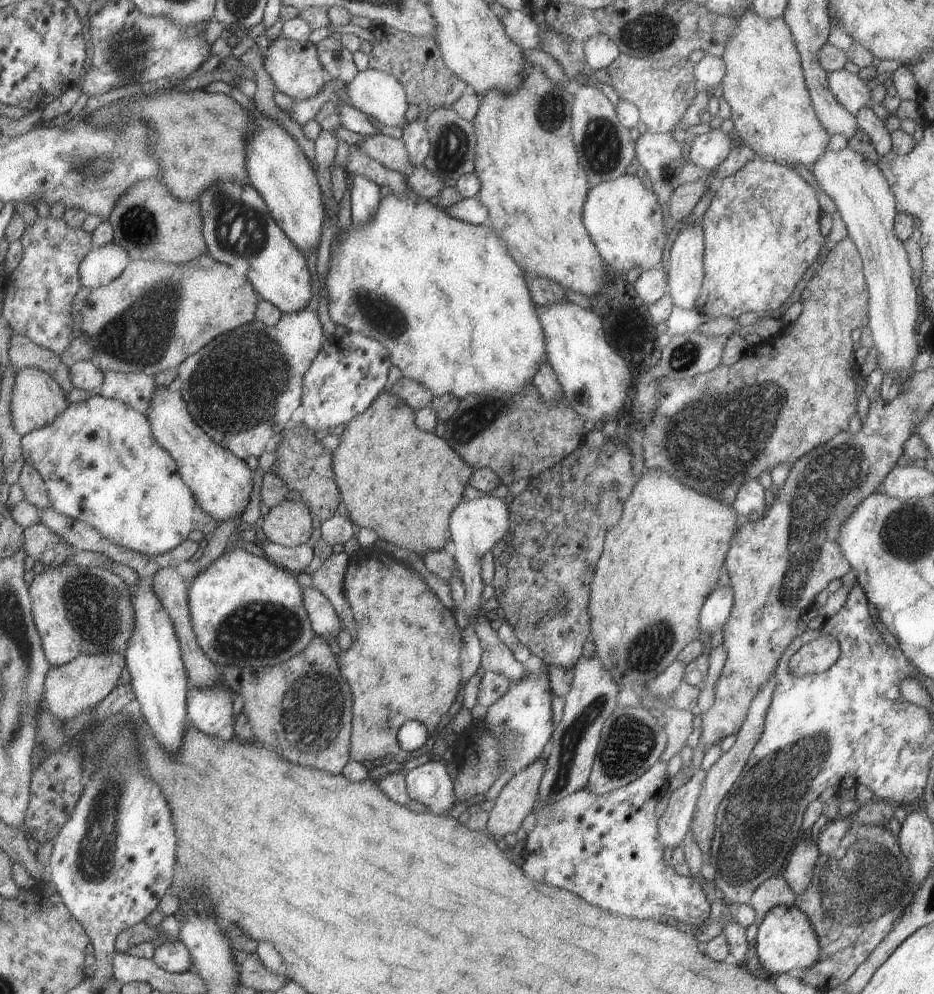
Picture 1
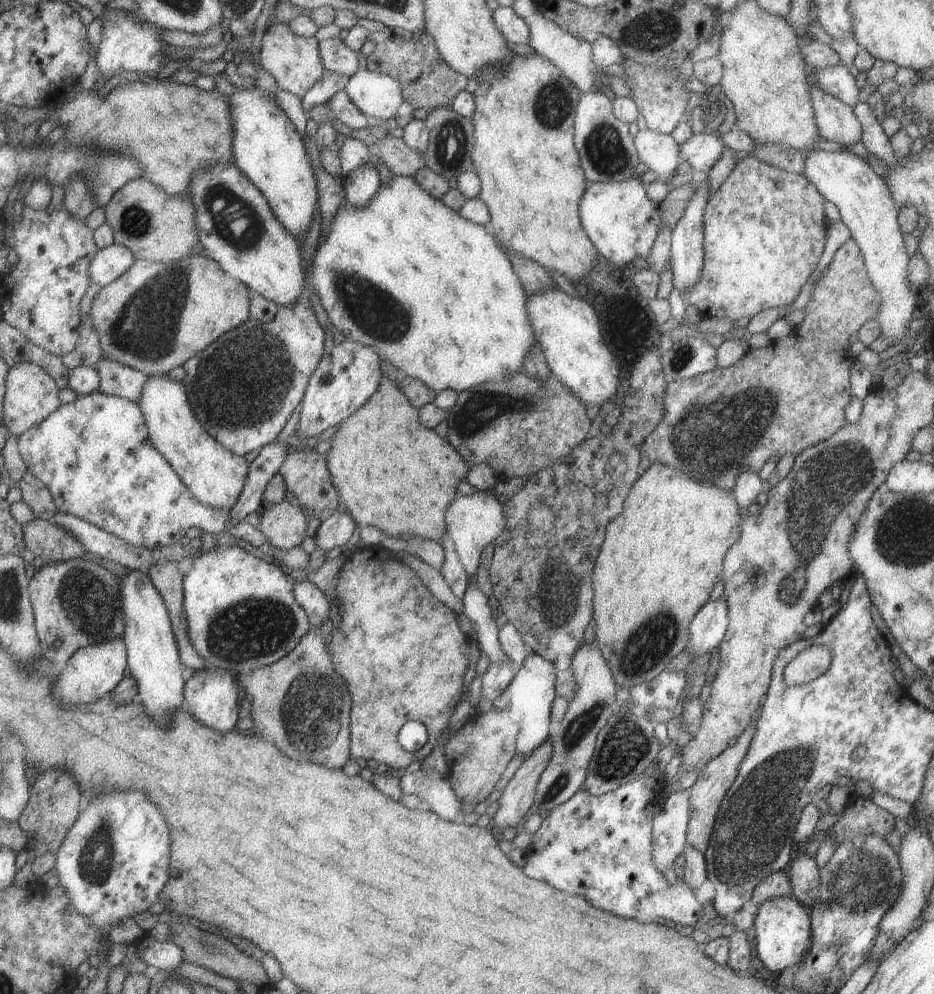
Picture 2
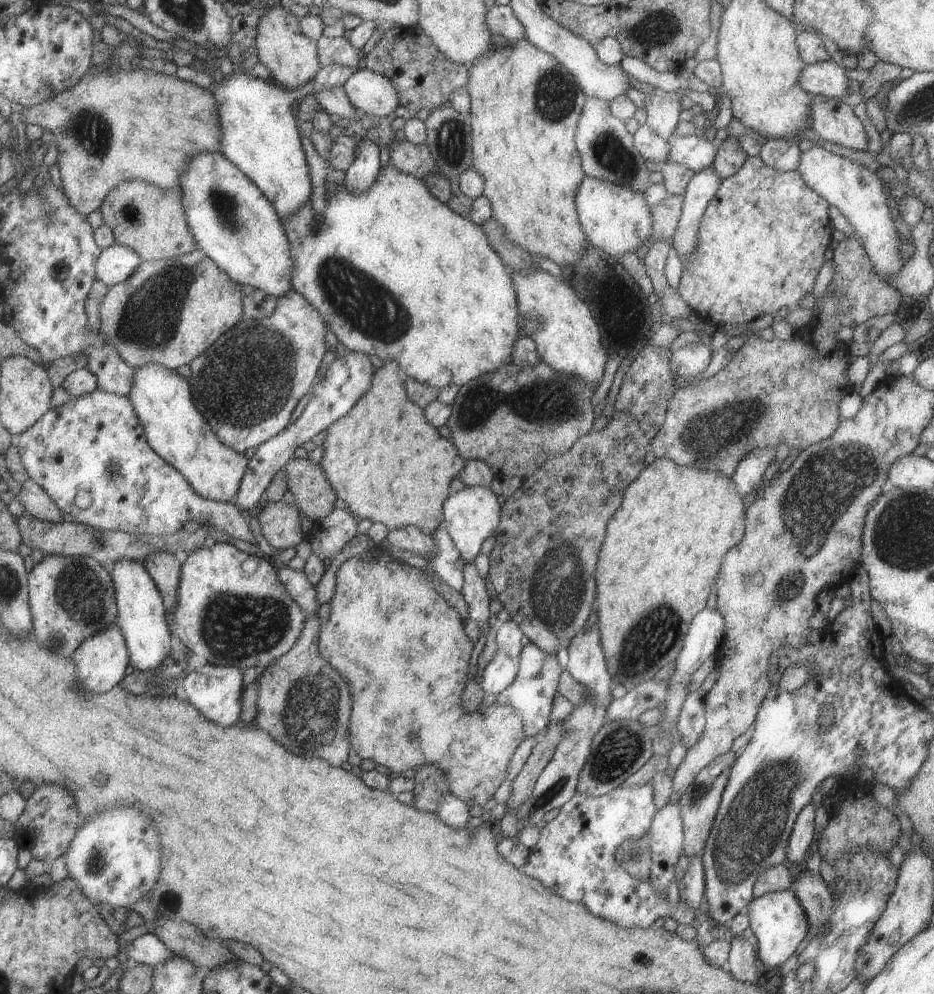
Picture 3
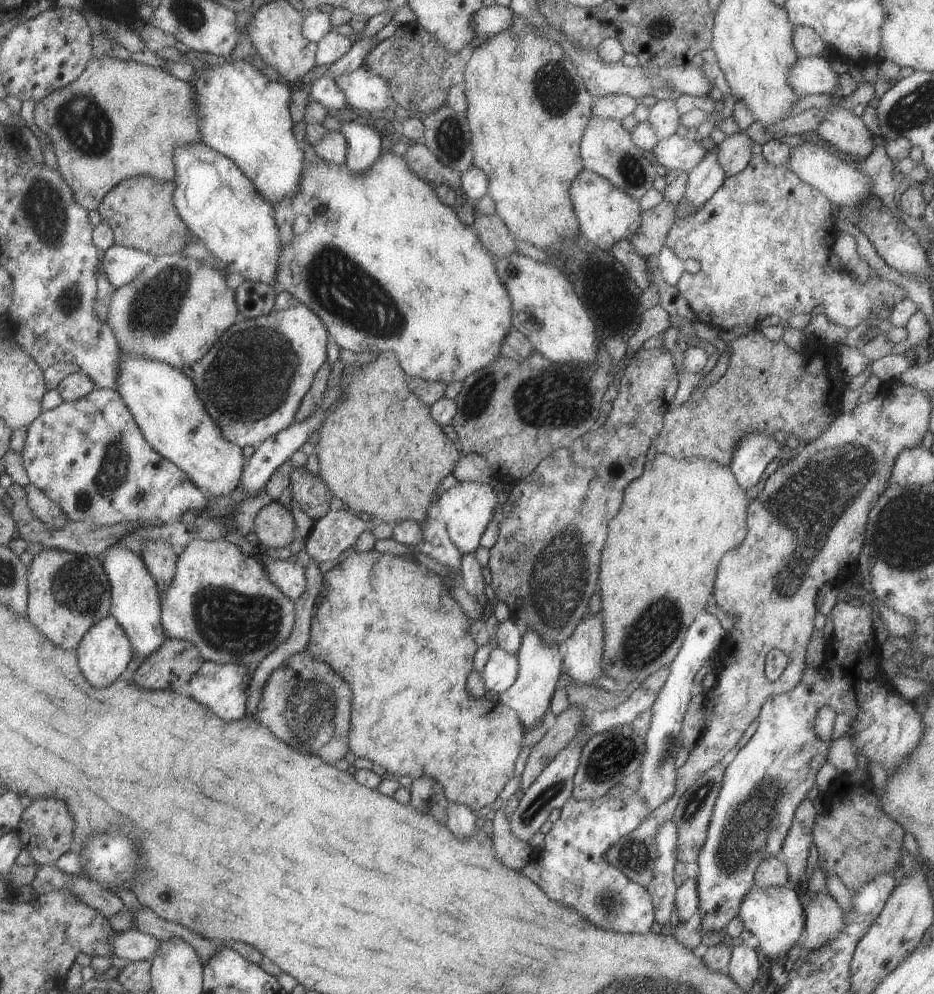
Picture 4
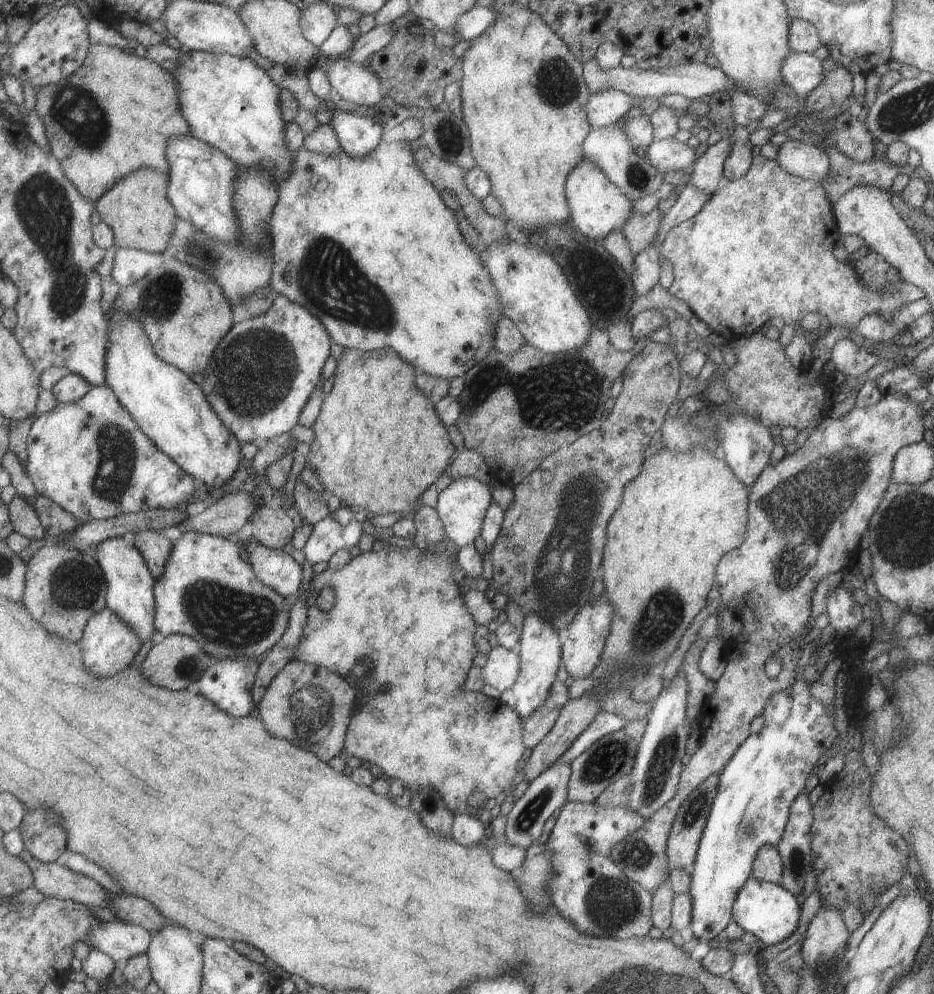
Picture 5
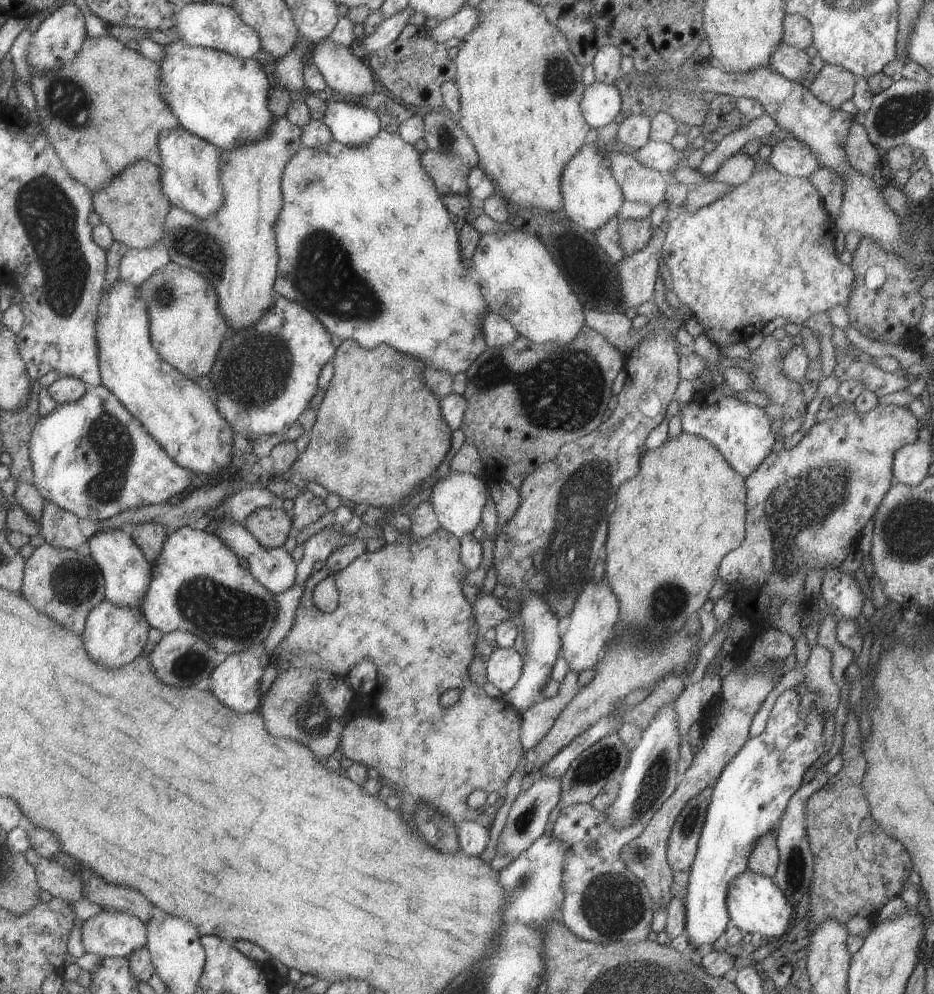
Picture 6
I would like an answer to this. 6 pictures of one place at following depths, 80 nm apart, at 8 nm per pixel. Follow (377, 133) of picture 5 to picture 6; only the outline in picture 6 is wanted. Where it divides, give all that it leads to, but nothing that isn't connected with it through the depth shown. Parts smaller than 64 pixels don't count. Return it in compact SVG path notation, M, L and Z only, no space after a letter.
M326 94L323 101L325 111L321 121L329 129L332 138L341 144L352 147L364 145L381 128L377 114L359 102L332 100Z

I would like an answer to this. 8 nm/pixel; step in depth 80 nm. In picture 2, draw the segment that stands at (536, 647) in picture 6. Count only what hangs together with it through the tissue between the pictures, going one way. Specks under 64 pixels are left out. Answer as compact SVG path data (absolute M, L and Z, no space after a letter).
M529 654L519 670L514 674L509 685L498 698L493 702L493 710L497 712L507 711L510 717L514 719L519 726L517 737L515 738L515 753L514 756L527 758L539 744L543 744L549 739L548 726L550 723L551 703L555 697L555 670L553 670L551 662L547 662L543 658Z

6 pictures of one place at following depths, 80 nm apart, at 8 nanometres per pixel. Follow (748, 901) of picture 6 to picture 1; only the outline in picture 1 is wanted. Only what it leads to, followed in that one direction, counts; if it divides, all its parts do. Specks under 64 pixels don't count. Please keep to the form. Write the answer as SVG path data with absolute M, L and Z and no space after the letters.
M773 906L765 912L759 922L757 937L752 945L757 953L759 963L771 976L787 973L791 969L801 972L819 960L819 942L807 916L799 908L792 906Z

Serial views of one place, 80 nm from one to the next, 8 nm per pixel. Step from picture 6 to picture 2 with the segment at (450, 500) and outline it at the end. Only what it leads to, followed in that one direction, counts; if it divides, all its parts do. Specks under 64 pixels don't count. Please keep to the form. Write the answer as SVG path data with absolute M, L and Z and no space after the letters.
M473 492L469 496L457 494L445 512L446 535L451 538L457 558L463 566L466 580L479 580L476 576L478 564L480 564L480 554L487 544L500 536L504 531L503 508L498 502L497 496L485 494L485 492Z

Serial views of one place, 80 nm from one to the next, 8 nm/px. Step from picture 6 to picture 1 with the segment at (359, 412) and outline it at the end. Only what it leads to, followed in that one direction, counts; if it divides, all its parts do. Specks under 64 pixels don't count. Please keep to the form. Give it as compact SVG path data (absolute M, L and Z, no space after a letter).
M388 388L385 392L379 392L379 394L375 396L375 400L373 400L361 414L353 416L346 424L345 430L339 435L339 445L331 452L331 467L333 468L333 475L335 476L335 484L337 484L339 495L346 508L346 516L356 528L369 528L369 530L373 530L381 540L391 543L396 547L403 548L403 550L407 550L407 552L413 552L413 554L417 554L419 558L423 558L429 550L441 550L443 546L445 546L445 542L451 540L448 528L449 514L451 514L451 510L461 502L463 489L468 484L473 469L447 446L447 442L445 442L443 438L437 438L437 436L431 434L431 432L419 430L419 428L413 424L413 412L414 411L411 410L399 396L391 394Z

